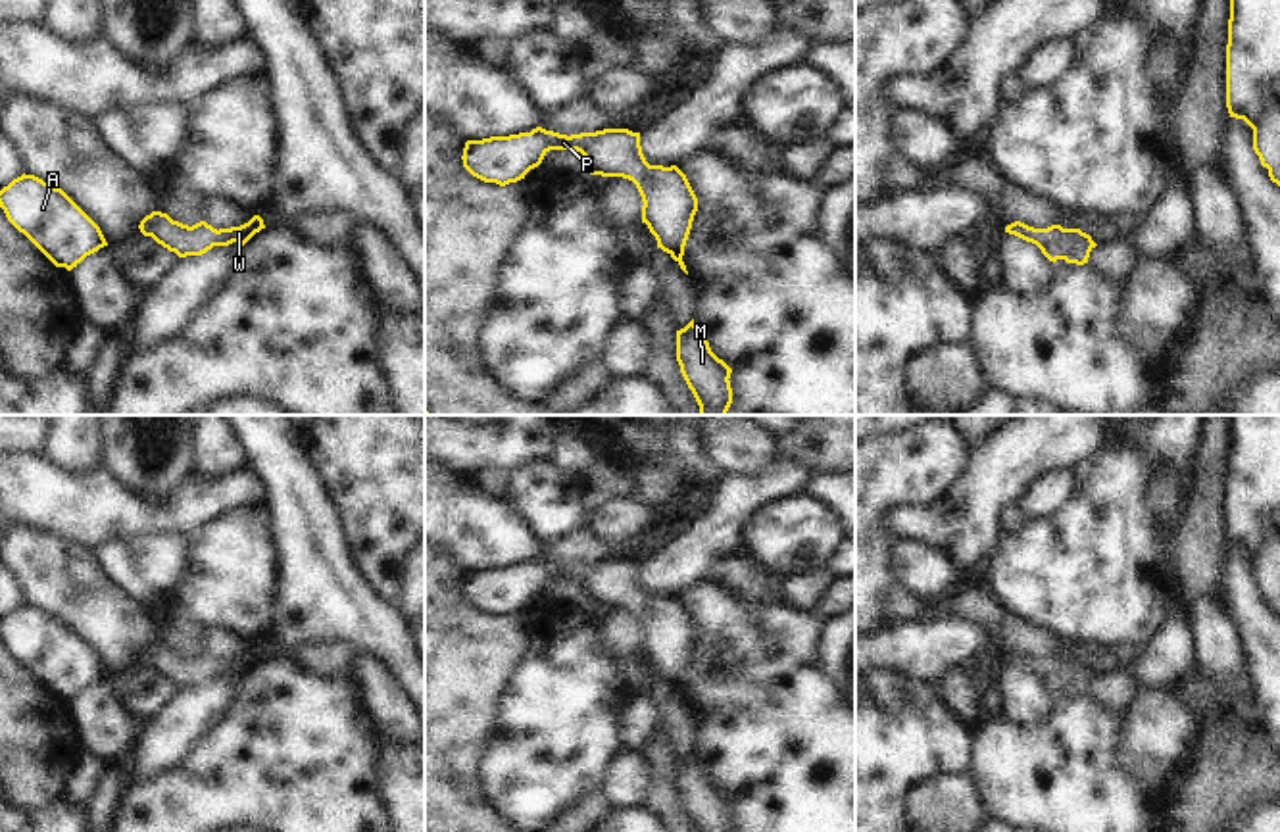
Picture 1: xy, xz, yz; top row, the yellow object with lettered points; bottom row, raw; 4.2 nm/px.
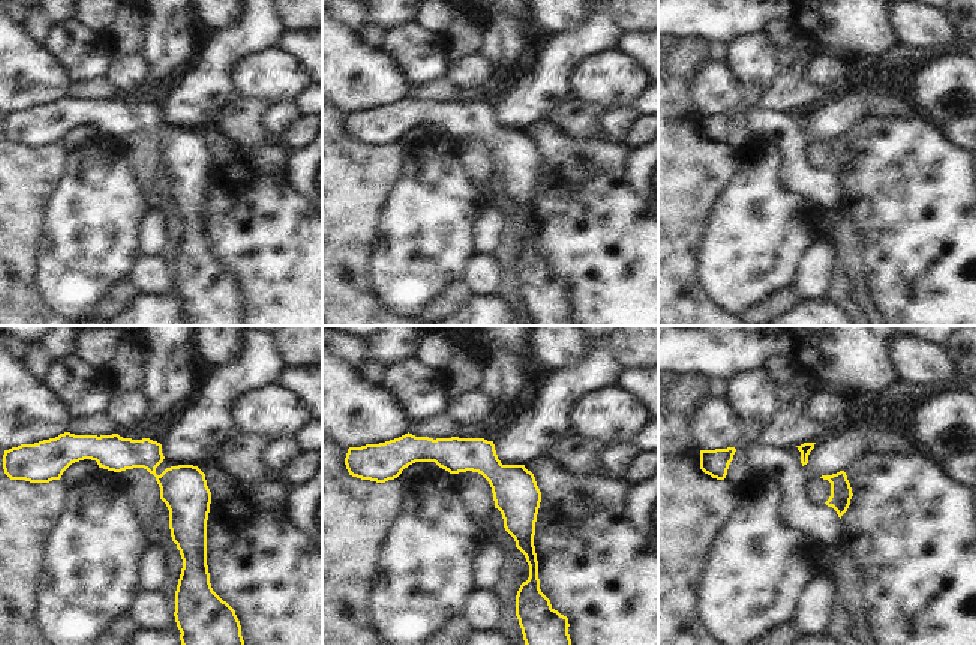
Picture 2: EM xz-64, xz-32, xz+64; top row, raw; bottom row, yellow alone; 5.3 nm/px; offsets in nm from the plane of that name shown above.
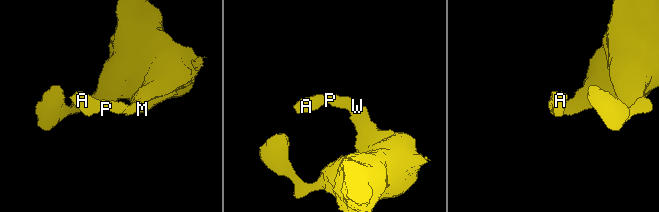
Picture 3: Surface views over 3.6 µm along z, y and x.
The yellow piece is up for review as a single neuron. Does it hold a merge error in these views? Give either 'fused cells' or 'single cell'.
single cell

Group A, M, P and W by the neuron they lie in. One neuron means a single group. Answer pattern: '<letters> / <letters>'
A M P W

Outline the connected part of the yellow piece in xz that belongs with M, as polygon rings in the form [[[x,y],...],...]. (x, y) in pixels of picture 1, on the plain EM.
[[[694,749],[677,761],[677,792],[696,832],[732,832],[732,799],[711,782]]]

